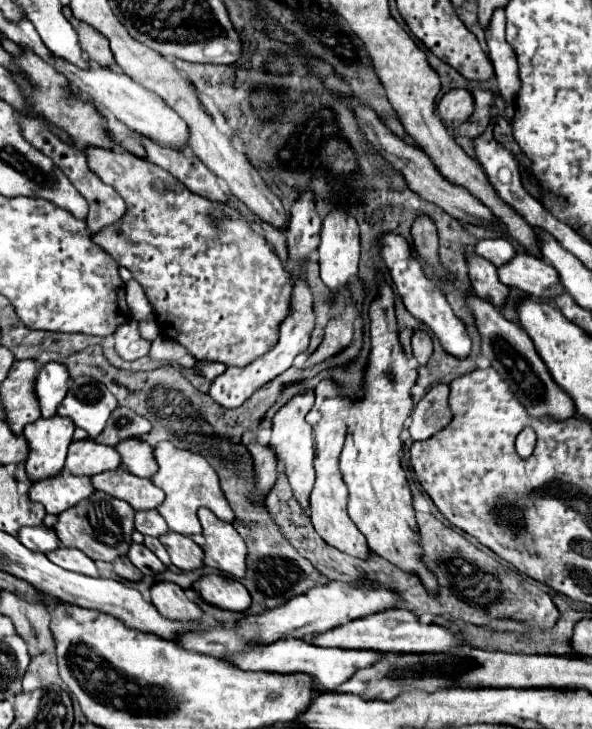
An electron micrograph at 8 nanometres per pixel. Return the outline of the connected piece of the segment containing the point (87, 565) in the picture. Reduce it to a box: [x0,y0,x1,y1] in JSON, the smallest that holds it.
[47,546,99,578]

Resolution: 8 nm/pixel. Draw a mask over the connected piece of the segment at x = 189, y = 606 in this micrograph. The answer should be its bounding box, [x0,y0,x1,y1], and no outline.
[151,580,203,622]

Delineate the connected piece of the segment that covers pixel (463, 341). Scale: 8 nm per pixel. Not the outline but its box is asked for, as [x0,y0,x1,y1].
[381,234,471,358]

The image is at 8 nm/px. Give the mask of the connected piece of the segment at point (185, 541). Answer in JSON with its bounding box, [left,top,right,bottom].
[161,532,203,570]

